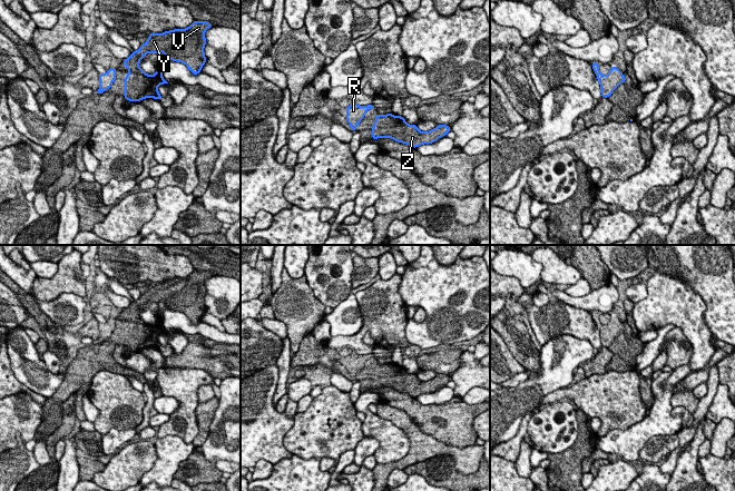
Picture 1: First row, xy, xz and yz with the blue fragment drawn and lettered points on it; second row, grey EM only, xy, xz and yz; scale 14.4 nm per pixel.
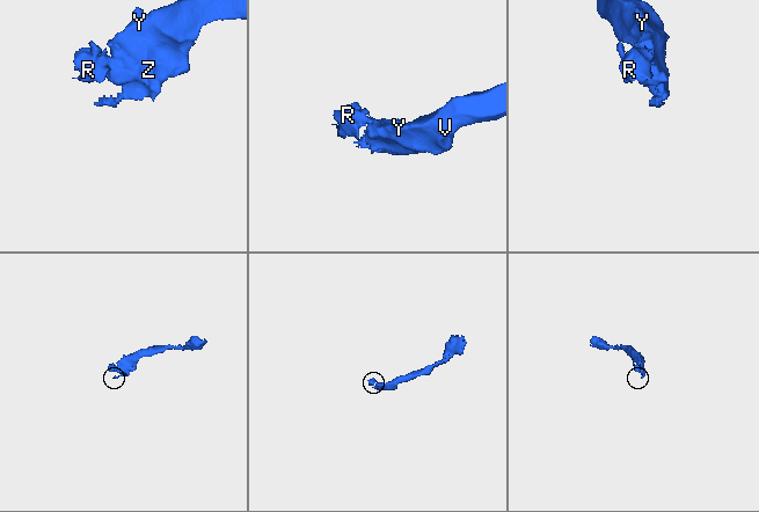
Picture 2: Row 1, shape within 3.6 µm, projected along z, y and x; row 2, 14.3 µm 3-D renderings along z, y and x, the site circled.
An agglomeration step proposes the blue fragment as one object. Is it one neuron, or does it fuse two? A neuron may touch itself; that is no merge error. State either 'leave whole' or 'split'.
leave whole

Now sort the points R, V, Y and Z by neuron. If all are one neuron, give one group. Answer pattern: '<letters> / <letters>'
R V Y Z

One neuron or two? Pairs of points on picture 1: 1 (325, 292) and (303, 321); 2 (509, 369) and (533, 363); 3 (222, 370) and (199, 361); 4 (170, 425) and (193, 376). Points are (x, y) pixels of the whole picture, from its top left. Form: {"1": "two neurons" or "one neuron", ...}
{"1": "two neurons", "2": "two neurons", "3": "one neuron", "4": "one neuron"}

